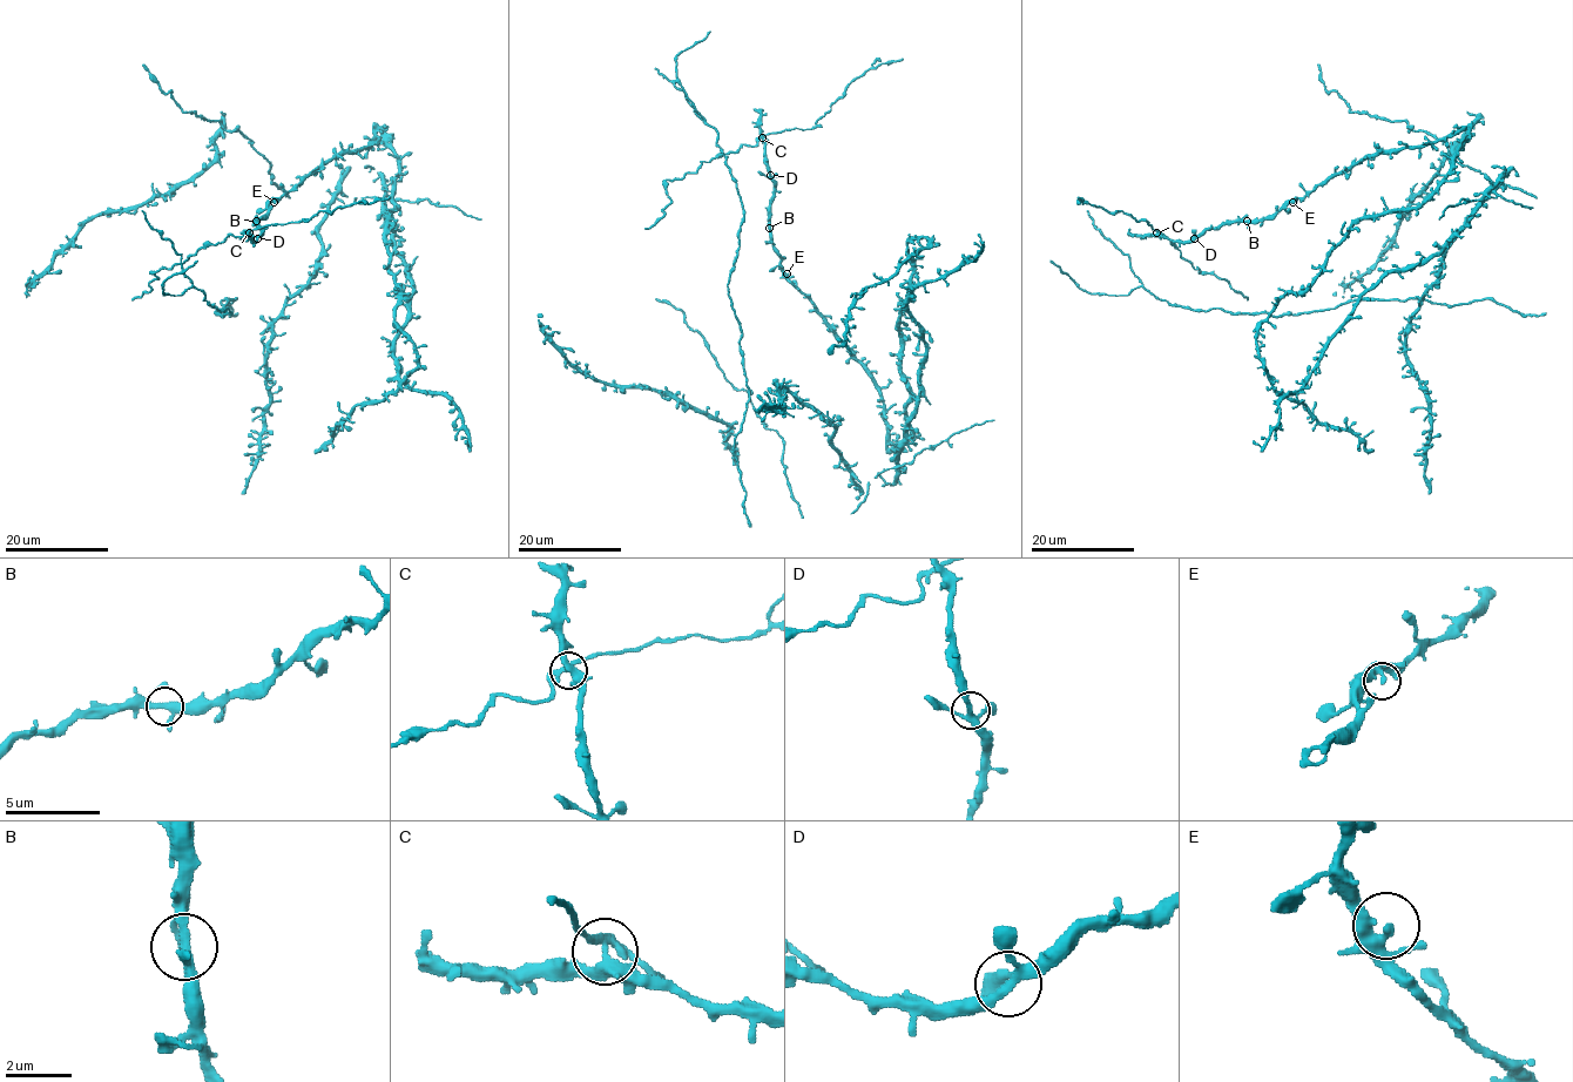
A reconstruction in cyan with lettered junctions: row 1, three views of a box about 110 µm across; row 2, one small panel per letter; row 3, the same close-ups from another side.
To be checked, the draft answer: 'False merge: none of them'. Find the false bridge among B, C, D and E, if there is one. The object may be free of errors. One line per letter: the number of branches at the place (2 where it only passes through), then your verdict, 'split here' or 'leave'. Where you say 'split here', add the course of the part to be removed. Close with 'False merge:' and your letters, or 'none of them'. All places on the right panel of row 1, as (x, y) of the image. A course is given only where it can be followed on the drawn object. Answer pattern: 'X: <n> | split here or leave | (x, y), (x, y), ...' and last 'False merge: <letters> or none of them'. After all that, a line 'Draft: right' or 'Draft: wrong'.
B: 4 | leave
C: 4 | split here | (1156, 231), (1199, 271), (1224, 278), (1247, 301)
D: 4 | leave
E: 4 | leave
False merge: C
Draft: wrong

